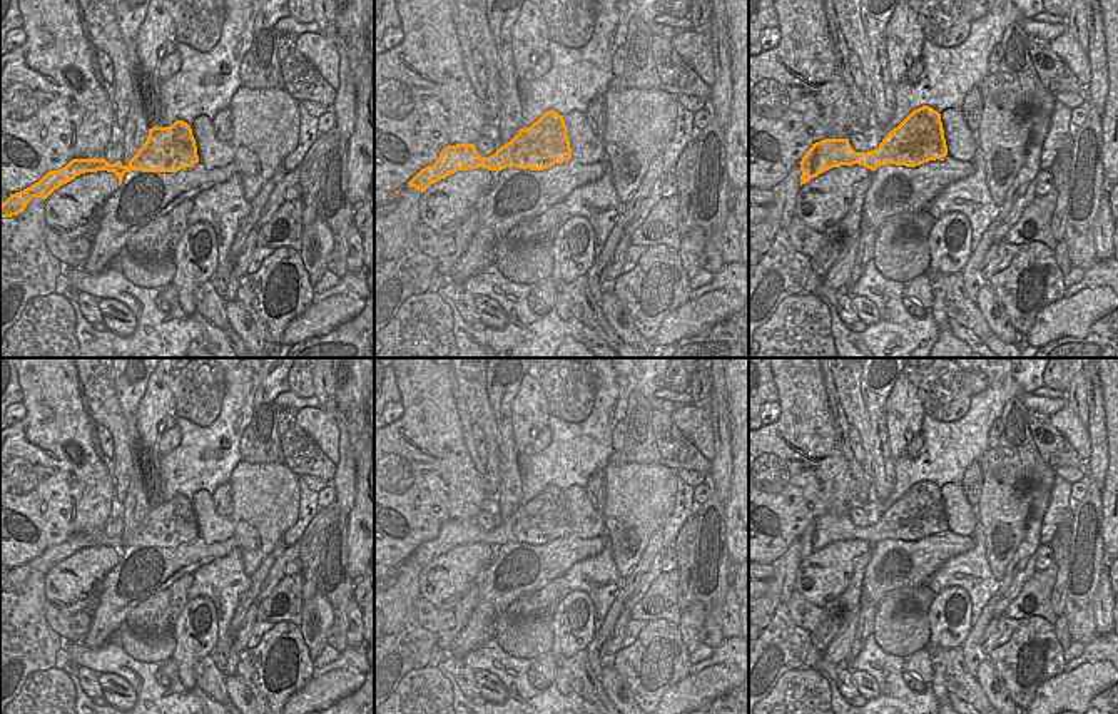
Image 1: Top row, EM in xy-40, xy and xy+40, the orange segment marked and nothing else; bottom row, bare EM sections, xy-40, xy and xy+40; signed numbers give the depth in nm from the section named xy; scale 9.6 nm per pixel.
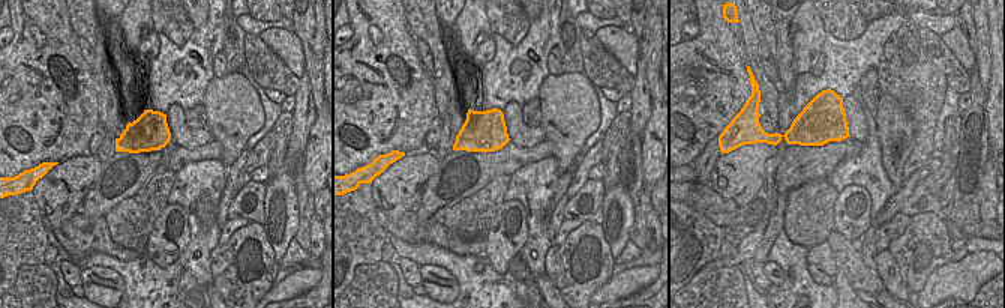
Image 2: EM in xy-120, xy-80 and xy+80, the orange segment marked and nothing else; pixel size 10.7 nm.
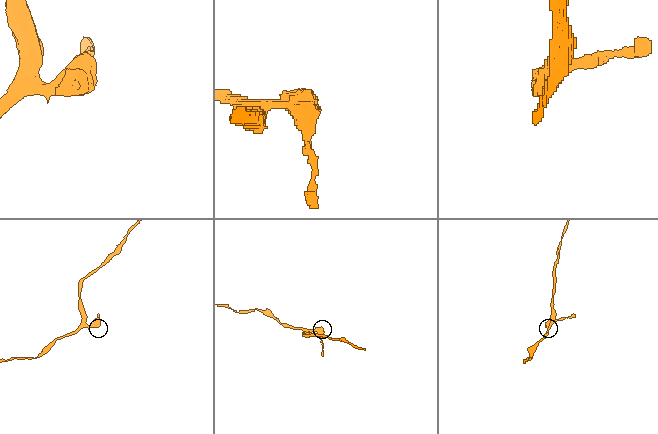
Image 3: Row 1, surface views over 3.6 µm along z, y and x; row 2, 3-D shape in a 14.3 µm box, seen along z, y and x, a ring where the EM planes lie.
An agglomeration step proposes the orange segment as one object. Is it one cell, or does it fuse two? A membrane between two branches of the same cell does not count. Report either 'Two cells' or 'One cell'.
Two cells.

